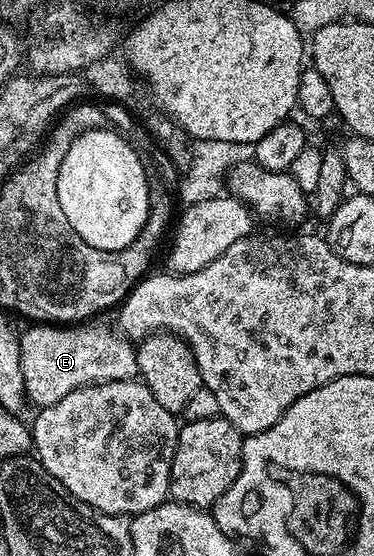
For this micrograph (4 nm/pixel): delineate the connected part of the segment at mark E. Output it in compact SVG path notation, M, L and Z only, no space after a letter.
M33 323L29 330L19 337L21 346L21 370L25 384L25 396L34 406L44 407L59 403L63 395L81 389L84 385L102 385L108 381L132 381L138 376L137 351L132 340L126 339L120 332L108 329L97 323L81 323L76 327L66 327L61 323Z

